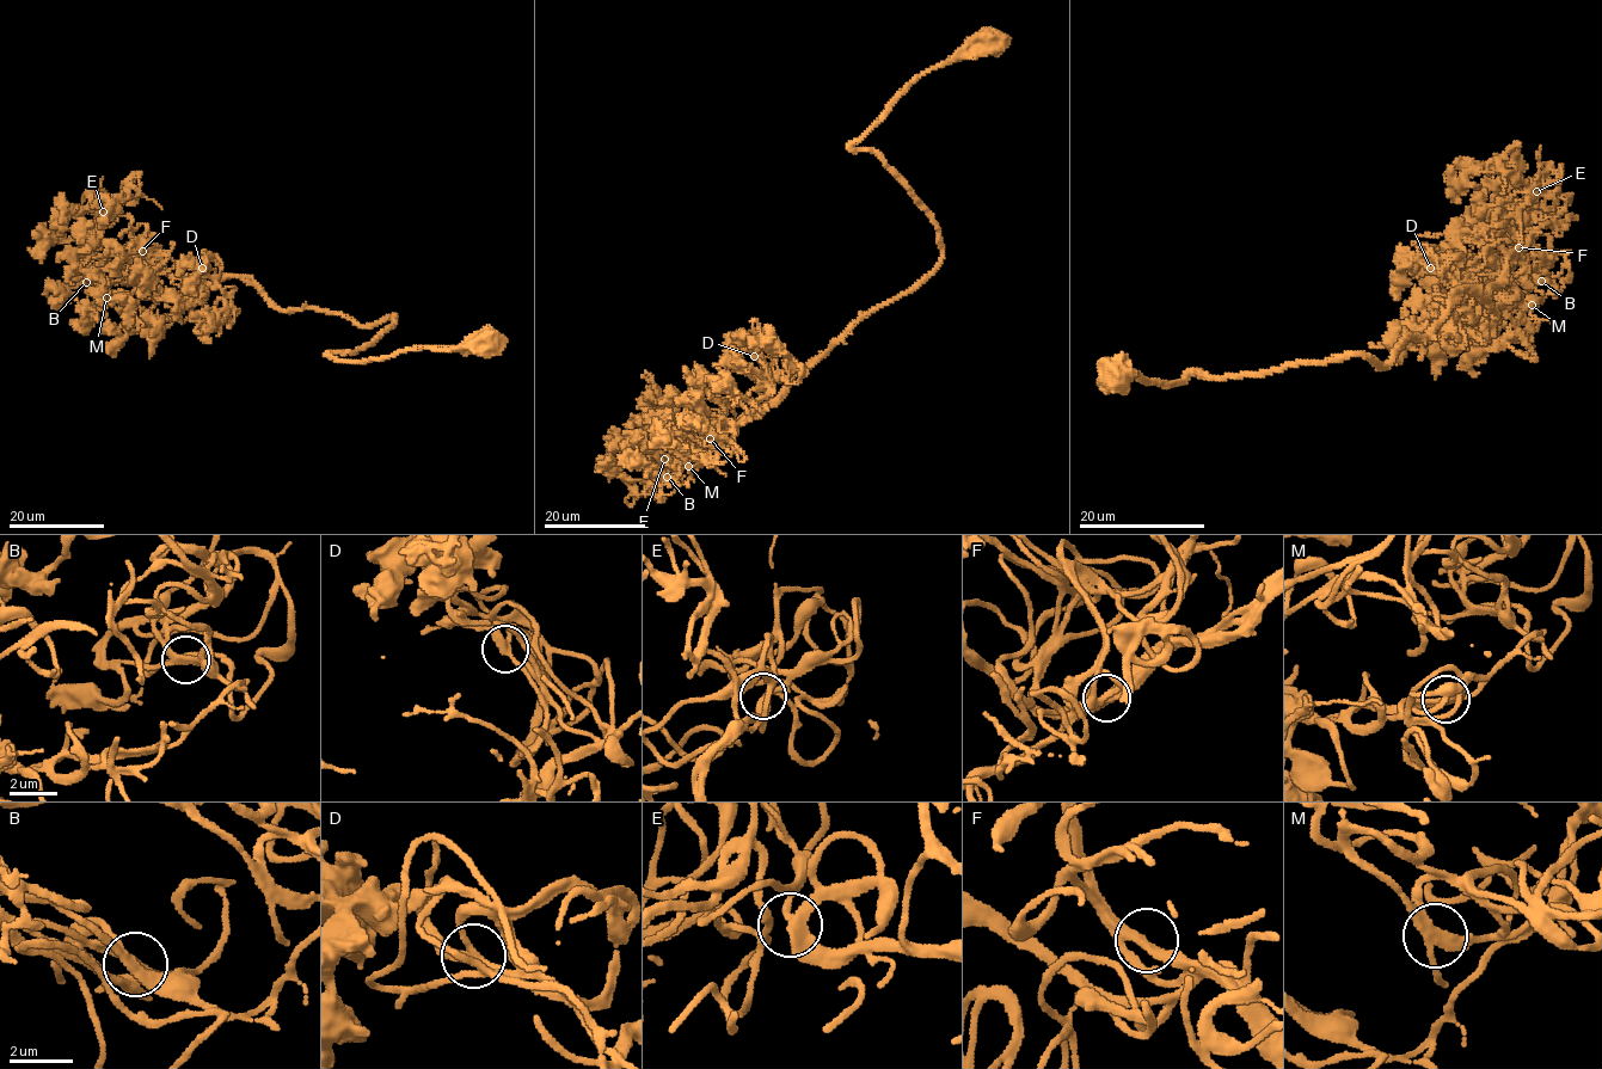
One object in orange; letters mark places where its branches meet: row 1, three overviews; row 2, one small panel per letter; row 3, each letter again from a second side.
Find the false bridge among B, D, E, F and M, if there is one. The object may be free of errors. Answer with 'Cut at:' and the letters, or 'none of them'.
Cut at: none of them

